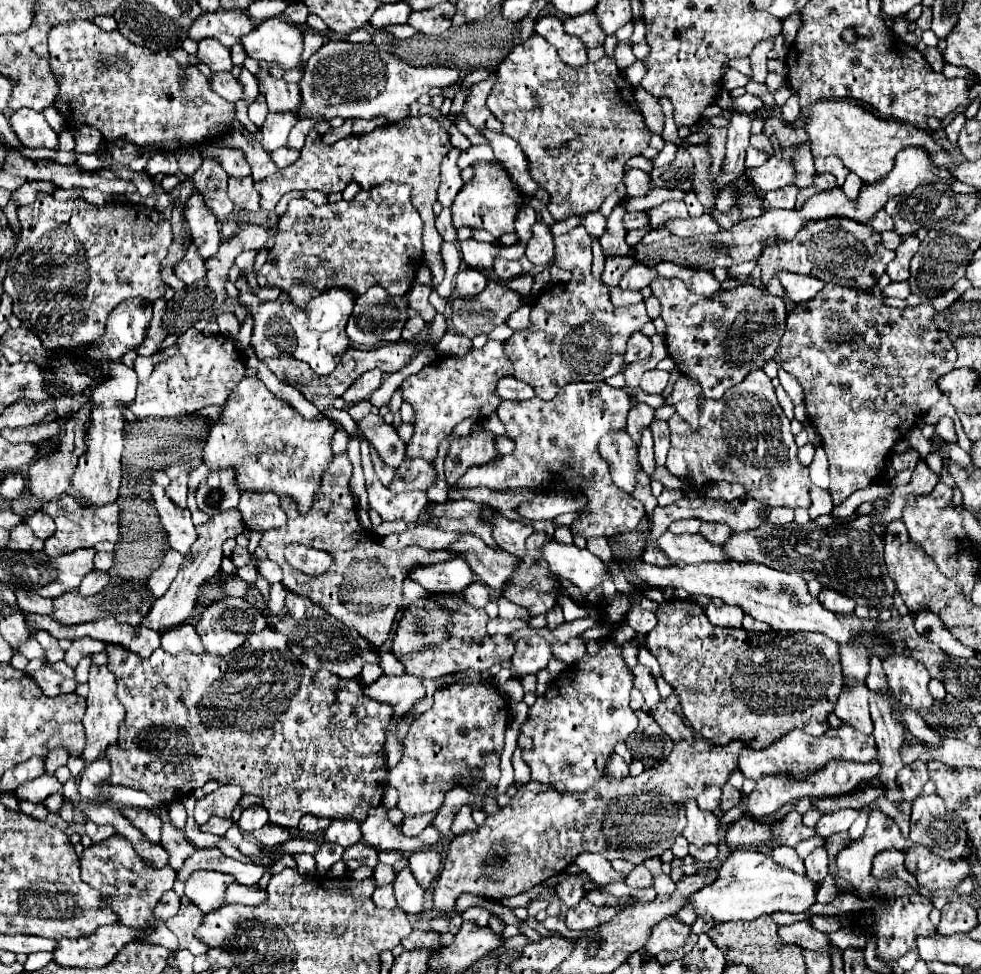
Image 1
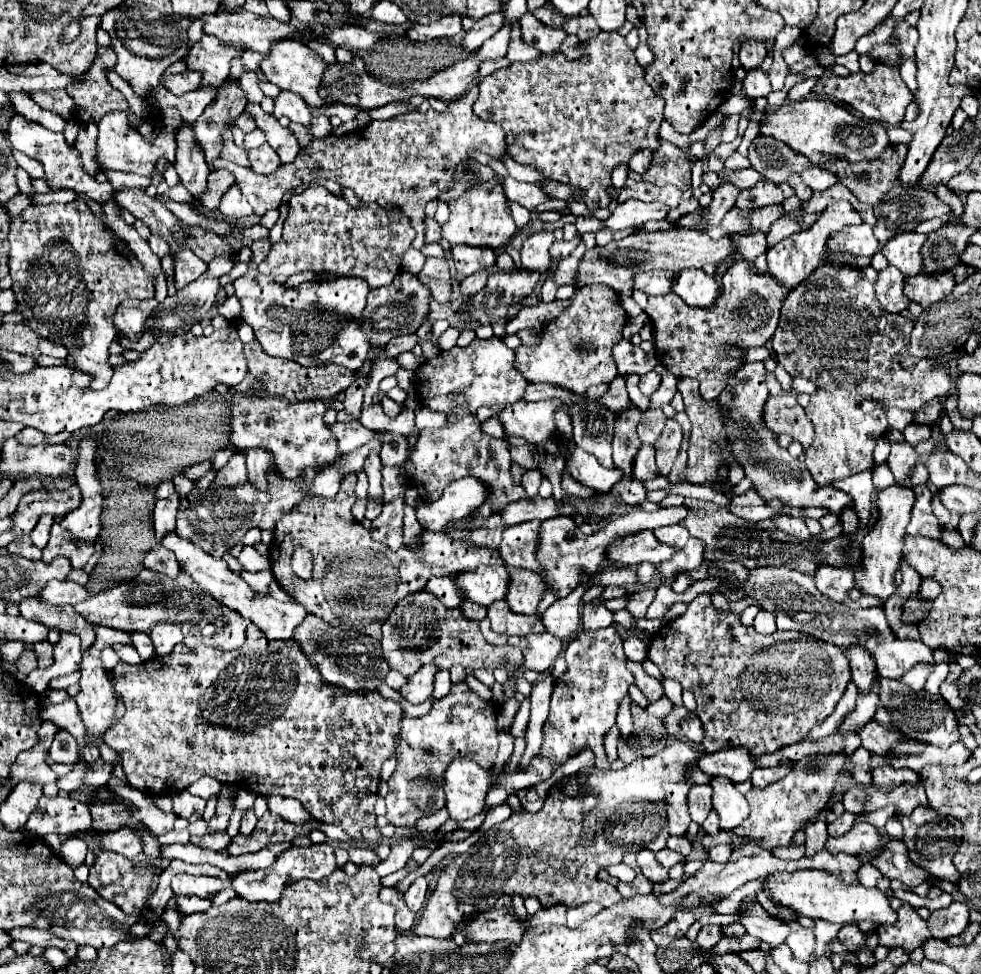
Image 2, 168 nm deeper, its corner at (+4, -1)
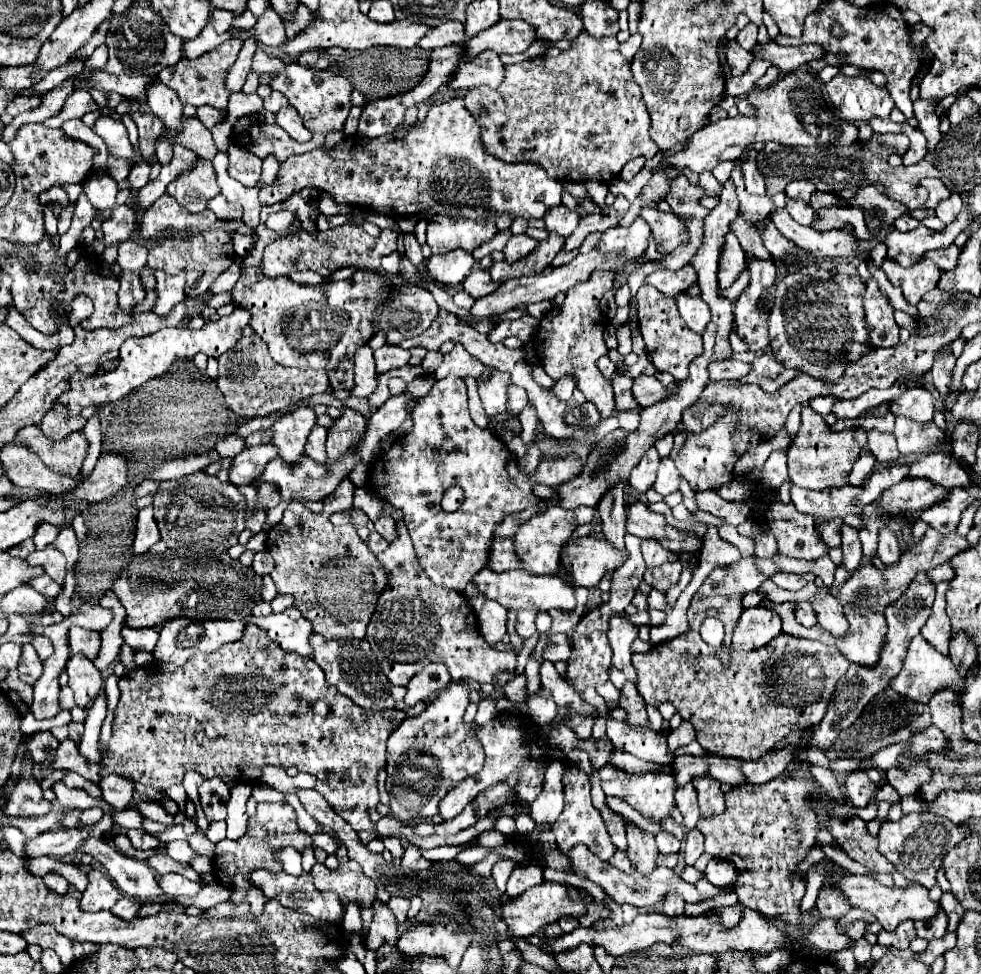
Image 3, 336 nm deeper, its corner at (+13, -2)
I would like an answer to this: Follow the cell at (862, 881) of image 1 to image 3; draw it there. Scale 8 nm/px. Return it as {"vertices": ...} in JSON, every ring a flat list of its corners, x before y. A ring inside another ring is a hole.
{"vertices":[[904,921,896,927,896,931,888,933,888,931,880,931,878,933,878,943,880,945,890,945,890,947,898,947,898,949,906,949,910,947,910,941,916,937,916,929,912,921]]}

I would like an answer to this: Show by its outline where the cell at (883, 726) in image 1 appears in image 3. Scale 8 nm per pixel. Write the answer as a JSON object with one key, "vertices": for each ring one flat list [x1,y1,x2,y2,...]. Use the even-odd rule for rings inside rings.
{"vertices":[[828,595,822,603,810,599,810,603,818,613,818,623,822,625,822,629,826,629,834,639,844,639,848,635,848,619,834,595]]}

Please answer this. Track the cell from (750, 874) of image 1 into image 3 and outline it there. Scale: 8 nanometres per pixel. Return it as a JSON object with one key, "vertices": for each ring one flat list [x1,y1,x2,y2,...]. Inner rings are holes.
{"vertices":[[848,875,842,877,836,883,830,883,834,889,838,889,854,909,862,909,868,911,870,915,876,917,876,921,886,929,886,931,894,931,898,927,898,923,910,919,910,921,918,921,918,919,928,919,934,917,936,911,940,909,938,903,930,901,928,897,928,889,924,889,922,885,910,885,908,889,898,889,898,887,884,887,880,885,876,879,866,877,866,875]]}

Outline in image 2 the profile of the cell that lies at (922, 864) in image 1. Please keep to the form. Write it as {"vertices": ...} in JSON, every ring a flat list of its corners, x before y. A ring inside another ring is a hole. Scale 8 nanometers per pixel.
{"vertices":[[891,838,881,848,881,852,877,852,873,856,871,864,875,864,875,868,883,876,887,876,891,880,899,880,909,888,911,886,919,886,921,882,929,880,929,876,923,870,919,870,915,864,911,864,905,844,901,840,895,840,895,838]]}

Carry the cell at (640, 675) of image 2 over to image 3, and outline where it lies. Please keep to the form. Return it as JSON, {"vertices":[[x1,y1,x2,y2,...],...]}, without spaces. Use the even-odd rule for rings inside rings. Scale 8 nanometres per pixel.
{"vertices":[[614,613,612,619,610,619,610,629,608,629,608,641,610,641,610,647,614,651,612,655,612,665,616,669,620,669,628,681,632,681,636,685,636,669,632,667,630,663,630,645,632,641,638,637,638,627,628,623,626,613]]}

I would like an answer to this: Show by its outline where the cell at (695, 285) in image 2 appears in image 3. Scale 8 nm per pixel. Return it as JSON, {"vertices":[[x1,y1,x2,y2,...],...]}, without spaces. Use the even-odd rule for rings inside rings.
{"vertices":[[682,291,682,293,676,293,674,299,676,299,680,315,688,323,688,327,696,333,702,333,704,325,710,321,710,309,702,301,702,297,692,297,686,291]]}

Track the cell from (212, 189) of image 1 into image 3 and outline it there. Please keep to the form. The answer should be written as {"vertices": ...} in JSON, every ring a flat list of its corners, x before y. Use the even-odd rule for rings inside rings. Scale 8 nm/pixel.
{"vertices":[[254,39,244,41,244,47,242,47,238,59,236,59,236,63,228,69,228,75,226,75,226,81,224,81,224,85,226,85,226,89,228,89,230,93,242,89,242,85,244,85,248,73,250,73,250,63,252,63,254,51,256,51,256,41,254,41]]}

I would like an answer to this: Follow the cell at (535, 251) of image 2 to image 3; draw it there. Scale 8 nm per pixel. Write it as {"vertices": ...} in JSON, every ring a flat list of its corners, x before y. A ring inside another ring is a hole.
{"vertices":[[522,233,522,235,512,235,502,251,504,251,508,263,516,263,516,261,524,259,526,255,530,255,538,245,540,245,538,239,532,239,526,233]]}

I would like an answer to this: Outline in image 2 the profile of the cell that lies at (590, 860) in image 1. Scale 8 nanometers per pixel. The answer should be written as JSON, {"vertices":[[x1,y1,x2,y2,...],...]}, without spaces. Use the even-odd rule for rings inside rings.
{"vertices":[[617,864,617,866,609,866,607,868,607,872,611,874,611,876,615,876,615,878,619,878,621,882,631,882,637,874,635,874,635,870,633,868,629,868,627,864]]}

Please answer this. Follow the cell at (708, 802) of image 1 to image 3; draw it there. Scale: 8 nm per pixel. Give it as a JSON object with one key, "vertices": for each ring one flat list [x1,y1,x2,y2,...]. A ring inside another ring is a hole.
{"vertices":[[688,783,676,791,676,807,684,815,684,825,688,829,696,827,700,813,698,813,698,793,692,783]]}

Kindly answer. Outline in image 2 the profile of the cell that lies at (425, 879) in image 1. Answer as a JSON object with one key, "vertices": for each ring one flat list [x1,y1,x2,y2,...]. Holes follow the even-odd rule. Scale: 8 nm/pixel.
{"vertices":[[411,884,403,898,405,898,405,904,411,912,419,912,425,904,425,898,427,898,427,884]]}

